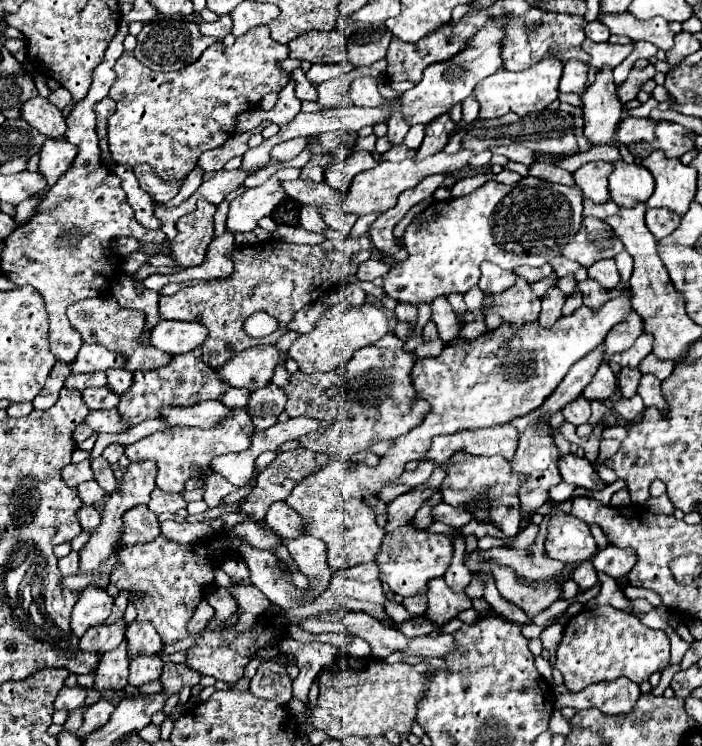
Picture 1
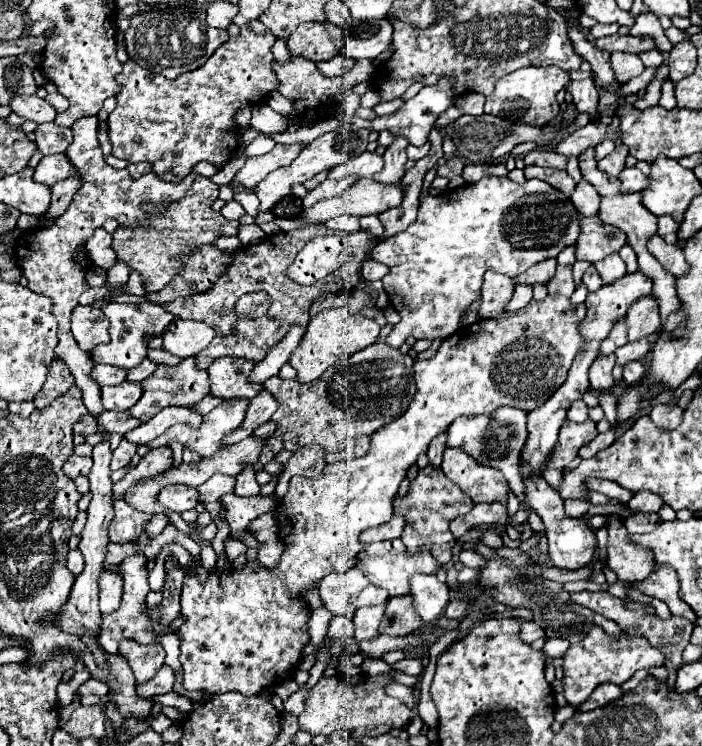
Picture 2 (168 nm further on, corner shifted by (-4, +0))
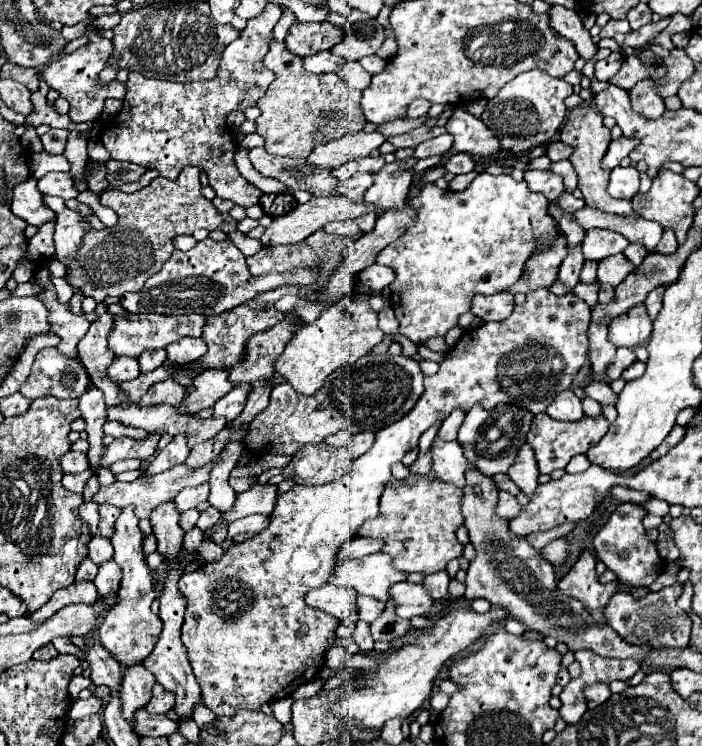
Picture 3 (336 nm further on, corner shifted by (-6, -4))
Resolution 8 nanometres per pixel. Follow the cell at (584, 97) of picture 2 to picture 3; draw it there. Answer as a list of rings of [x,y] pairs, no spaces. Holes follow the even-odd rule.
[[[581,104],[577,108],[573,108],[569,112],[567,122],[563,124],[561,132],[559,132],[559,140],[567,142],[575,148],[571,162],[575,166],[575,172],[579,174],[579,190],[583,192],[583,198],[587,202],[587,206],[597,208],[601,212],[607,214],[615,214],[615,216],[637,216],[631,208],[631,200],[615,200],[607,194],[607,184],[609,184],[609,170],[603,170],[599,166],[599,160],[603,158],[603,152],[607,152],[607,146],[611,142],[611,134],[609,128],[603,126],[603,116],[591,106],[591,104]]]

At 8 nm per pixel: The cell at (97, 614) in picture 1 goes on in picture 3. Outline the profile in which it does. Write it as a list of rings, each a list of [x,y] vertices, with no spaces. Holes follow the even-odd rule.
[[[113,560],[99,566],[99,574],[95,578],[95,586],[99,590],[99,596],[115,594],[119,590],[119,584],[121,584],[121,572]]]

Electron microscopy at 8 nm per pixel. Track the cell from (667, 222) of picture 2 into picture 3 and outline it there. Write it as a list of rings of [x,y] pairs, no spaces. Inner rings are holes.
[[[667,228],[665,234],[663,234],[663,240],[659,242],[659,252],[661,254],[673,254],[675,250],[677,250],[677,238],[671,232],[671,228]]]

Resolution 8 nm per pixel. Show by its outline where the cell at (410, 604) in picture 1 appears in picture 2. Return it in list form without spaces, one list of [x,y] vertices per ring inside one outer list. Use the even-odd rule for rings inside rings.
[[[395,596],[387,600],[379,632],[387,636],[407,636],[421,626],[421,618],[413,608],[411,596]]]

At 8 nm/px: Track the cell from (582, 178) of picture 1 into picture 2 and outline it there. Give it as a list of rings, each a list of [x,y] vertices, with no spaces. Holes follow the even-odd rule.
[[[621,144],[609,156],[599,160],[597,168],[609,176],[619,176],[619,172],[625,168],[625,158],[627,158],[627,148]]]

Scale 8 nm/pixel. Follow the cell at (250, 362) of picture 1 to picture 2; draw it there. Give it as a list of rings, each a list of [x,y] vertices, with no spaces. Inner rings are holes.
[[[221,358],[215,360],[209,368],[209,384],[211,384],[211,396],[217,398],[247,398],[251,400],[257,396],[263,386],[249,382],[249,372],[253,370],[253,362],[241,360],[241,358]]]

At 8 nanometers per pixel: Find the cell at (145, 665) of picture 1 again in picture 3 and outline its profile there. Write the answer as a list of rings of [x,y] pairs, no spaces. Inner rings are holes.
[[[161,684],[153,686],[153,696],[149,700],[149,704],[145,706],[145,710],[149,714],[165,714],[167,710],[171,710],[175,704],[175,696],[171,692],[167,692]]]

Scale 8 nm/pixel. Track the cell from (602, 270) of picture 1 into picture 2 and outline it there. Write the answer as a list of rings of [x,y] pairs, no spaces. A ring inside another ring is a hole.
[[[609,254],[603,260],[595,262],[593,266],[597,268],[597,272],[599,272],[599,276],[603,278],[605,284],[611,284],[611,282],[615,282],[615,280],[619,280],[619,278],[623,278],[627,274],[625,262],[621,260],[619,254]]]

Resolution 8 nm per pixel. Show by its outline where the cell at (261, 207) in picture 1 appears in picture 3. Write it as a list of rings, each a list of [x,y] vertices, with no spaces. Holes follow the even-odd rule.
[[[379,132],[347,134],[343,138],[337,138],[337,140],[331,140],[331,142],[323,144],[323,146],[317,146],[307,156],[307,164],[313,166],[313,172],[335,170],[335,168],[339,168],[341,164],[345,164],[349,160],[369,156],[383,142],[385,142],[385,136],[381,136]]]

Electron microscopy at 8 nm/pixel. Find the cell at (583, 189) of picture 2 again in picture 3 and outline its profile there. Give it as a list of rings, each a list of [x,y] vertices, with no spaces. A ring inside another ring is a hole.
[[[561,196],[561,200],[559,200],[559,206],[563,208],[563,210],[567,210],[567,212],[577,212],[577,210],[581,210],[581,208],[585,208],[585,200],[581,200],[581,198],[575,198],[575,196]]]

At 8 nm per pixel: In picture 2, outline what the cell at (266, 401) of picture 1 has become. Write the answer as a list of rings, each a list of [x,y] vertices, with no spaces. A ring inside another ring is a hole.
[[[261,390],[249,402],[249,408],[247,408],[245,420],[241,422],[241,428],[237,428],[237,432],[231,432],[229,436],[225,436],[225,446],[249,438],[255,428],[259,428],[261,424],[265,424],[273,416],[275,410],[277,410],[277,400],[273,400],[273,396],[267,390]]]

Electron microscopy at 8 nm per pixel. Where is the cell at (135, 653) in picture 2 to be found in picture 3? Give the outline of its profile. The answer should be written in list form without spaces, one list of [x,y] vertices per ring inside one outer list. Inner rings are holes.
[[[143,664],[127,666],[123,684],[121,684],[121,700],[123,700],[123,716],[133,722],[133,712],[151,700],[151,688],[155,684],[155,676],[143,668]]]

